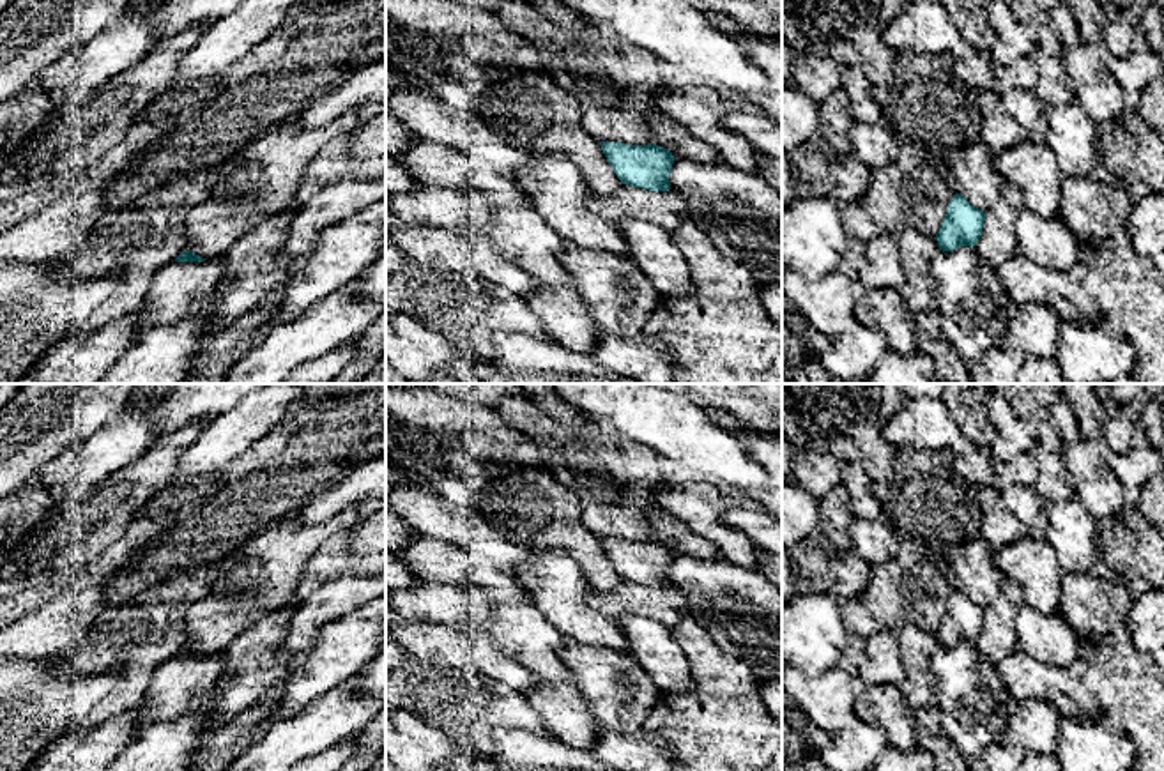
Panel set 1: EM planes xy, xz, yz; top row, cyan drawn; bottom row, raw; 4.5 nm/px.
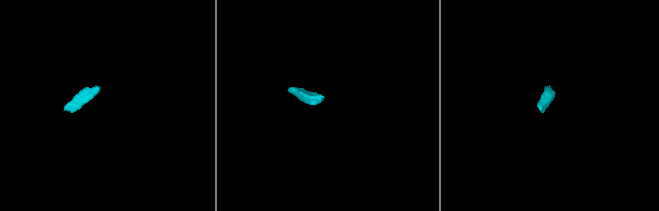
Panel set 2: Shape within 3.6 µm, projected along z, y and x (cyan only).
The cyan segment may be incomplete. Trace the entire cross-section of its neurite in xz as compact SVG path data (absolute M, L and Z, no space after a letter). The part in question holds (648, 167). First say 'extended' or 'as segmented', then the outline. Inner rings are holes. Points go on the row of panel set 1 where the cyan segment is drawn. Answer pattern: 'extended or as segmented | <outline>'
as segmented | M601 141L603 154L623 184L649 191L669 191L674 156L656 143L628 145Z

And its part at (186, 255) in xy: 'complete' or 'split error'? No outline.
split error

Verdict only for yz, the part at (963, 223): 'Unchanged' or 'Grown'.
Unchanged

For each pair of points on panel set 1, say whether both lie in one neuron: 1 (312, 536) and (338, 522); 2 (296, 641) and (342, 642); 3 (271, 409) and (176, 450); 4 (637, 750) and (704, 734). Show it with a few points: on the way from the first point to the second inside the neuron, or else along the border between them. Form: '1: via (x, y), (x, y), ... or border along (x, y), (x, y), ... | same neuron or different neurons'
1: via (319, 534), (331, 527) | same neuron
2: border along (347, 614), (329, 621), (305, 649), (290, 655) | different neurons
3: border along (204, 423), (197, 441), (179, 460), (177, 478) | different neurons
4: border along (643, 727), (657, 732), (673, 752) | different neurons

